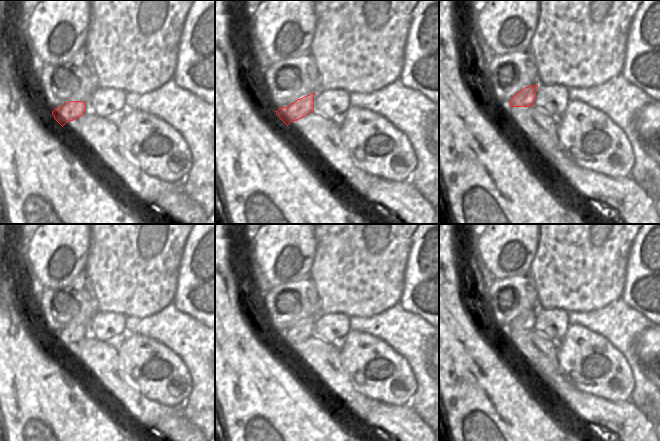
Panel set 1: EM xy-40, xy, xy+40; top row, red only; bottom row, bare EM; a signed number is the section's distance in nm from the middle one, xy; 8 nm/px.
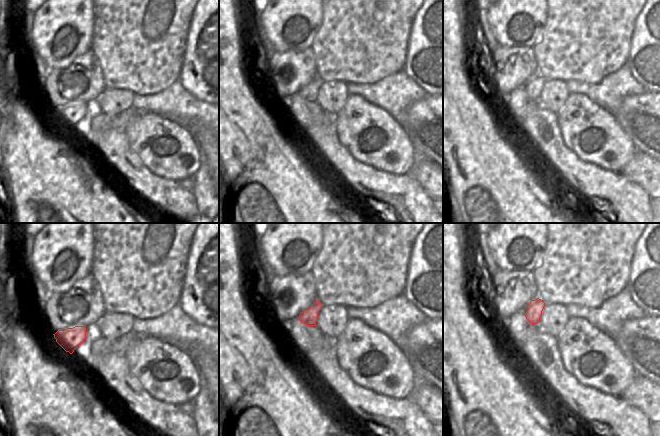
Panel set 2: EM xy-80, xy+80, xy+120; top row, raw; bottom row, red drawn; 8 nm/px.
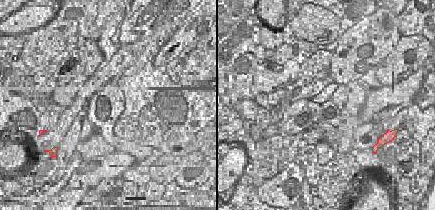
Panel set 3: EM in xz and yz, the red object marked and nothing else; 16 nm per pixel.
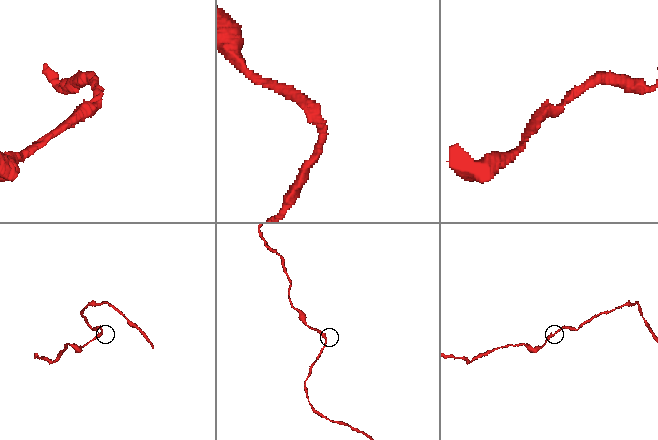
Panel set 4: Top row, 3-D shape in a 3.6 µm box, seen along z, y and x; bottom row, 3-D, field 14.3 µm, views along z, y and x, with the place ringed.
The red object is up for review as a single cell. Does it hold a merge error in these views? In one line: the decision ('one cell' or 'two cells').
one cell

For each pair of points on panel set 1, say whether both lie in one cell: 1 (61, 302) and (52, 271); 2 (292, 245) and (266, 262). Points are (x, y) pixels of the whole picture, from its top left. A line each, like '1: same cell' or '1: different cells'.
1: different cells
2: same cell

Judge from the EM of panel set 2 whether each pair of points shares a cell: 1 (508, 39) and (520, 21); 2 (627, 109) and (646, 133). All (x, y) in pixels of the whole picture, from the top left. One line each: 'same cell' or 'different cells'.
1: same cell
2: same cell

